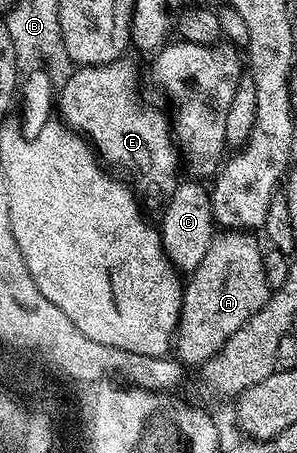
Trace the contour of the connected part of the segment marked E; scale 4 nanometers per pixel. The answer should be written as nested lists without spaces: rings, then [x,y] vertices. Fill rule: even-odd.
[[[128,60],[111,62],[105,66],[81,66],[73,69],[66,84],[58,90],[58,114],[64,117],[61,118],[63,125],[87,139],[92,149],[109,167],[117,166],[112,168],[132,173],[131,185],[145,211],[159,211],[174,196],[181,183],[179,174],[180,170],[182,174],[182,155],[176,145],[172,123],[167,113],[140,106],[140,98],[136,95],[136,70]]]

